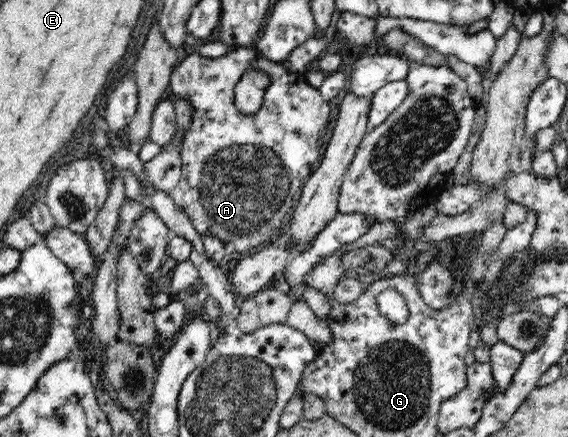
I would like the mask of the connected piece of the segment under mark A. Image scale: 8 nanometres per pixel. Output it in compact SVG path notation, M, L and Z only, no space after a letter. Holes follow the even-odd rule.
M234 47L232 52L219 58L199 57L194 52L187 50L187 52L182 54L179 65L171 72L169 87L171 89L171 97L174 99L177 98L177 100L179 98L181 100L187 100L191 104L191 108L193 108L191 117L189 117L189 127L183 129L182 149L180 150L182 177L177 187L174 187L169 193L175 205L181 208L191 218L194 228L201 234L201 237L215 236L219 238L223 242L223 245L228 246L231 254L240 256L241 253L248 249L253 249L253 247L257 246L262 247L262 243L265 243L265 241L272 241L271 235L276 233L277 229L283 225L285 217L295 211L299 199L301 199L303 186L308 178L313 175L315 162L319 161L319 157L321 156L321 132L325 131L325 127L329 123L329 102L323 99L323 96L315 85L306 81L303 73L291 73L289 70L285 70L281 66L281 62L267 60L258 48ZM251 70L267 74L269 76L269 85L267 85L265 95L263 95L263 102L261 103L263 108L256 112L256 116L244 117L244 114L234 104L234 89L241 76L244 76L245 73Z

